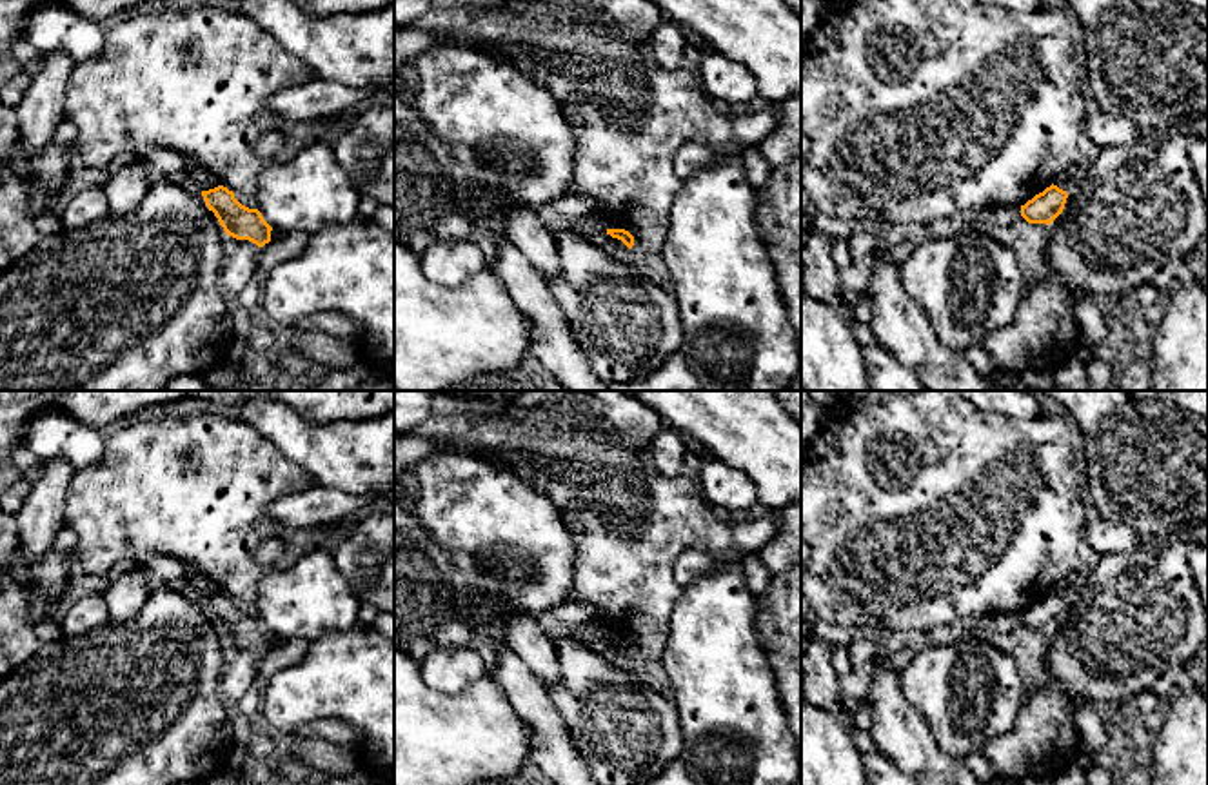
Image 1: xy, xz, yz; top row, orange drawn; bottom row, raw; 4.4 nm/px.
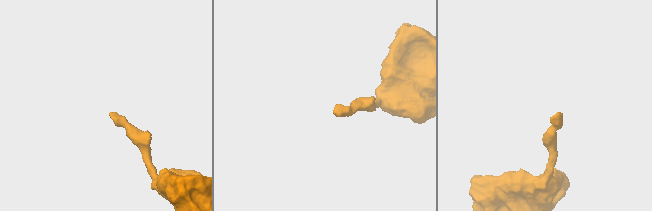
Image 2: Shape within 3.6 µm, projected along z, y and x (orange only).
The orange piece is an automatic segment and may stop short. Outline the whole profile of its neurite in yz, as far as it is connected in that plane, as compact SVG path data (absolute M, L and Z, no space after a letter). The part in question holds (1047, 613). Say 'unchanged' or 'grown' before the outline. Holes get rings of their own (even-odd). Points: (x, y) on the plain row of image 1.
unchanged; M1052 591L1043 600L1021 612L1021 623L1028 631L1050 632L1063 620L1066 605L1068 600Z

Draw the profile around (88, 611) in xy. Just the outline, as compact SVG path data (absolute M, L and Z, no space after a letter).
M98 585L82 589L82 592L69 600L67 612L60 623L60 634L82 634L109 621L105 598Z

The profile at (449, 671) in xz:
M436 649L421 661L425 683L436 691L452 694L485 676L487 656L481 649Z

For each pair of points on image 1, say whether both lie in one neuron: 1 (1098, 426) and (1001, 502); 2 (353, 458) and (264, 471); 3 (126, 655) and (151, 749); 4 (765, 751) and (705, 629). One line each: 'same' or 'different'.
1: different
2: different
3: same
4: same

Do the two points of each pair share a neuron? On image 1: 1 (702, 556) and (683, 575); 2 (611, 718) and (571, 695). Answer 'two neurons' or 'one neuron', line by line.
1: one neuron
2: one neuron

